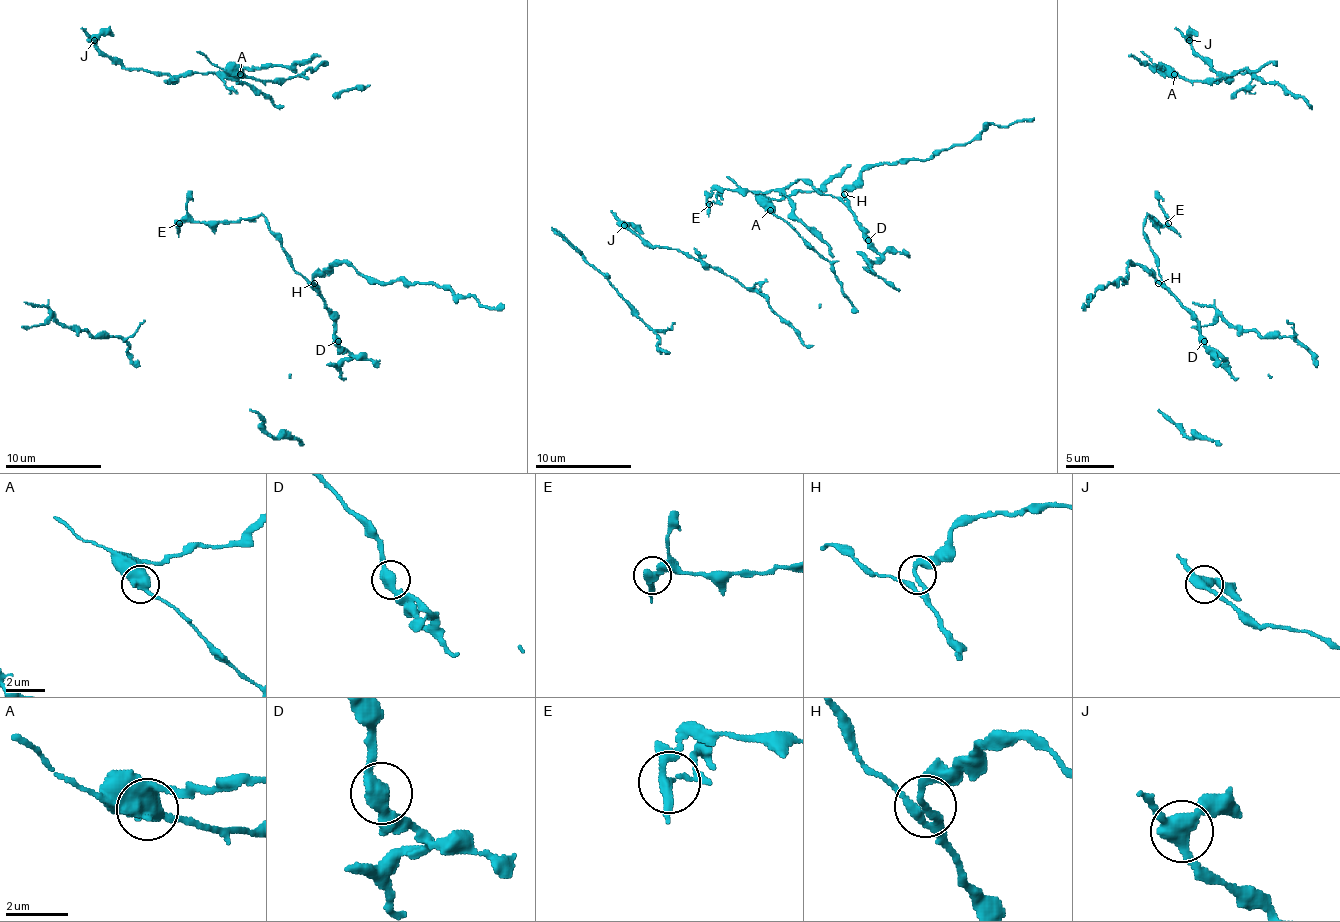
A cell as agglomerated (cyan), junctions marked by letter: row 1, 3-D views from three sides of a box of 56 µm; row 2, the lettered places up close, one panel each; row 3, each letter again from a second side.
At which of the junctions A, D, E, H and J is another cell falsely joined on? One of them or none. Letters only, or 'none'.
A

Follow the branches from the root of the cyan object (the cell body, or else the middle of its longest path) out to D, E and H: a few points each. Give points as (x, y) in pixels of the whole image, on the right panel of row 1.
D: (1156, 220), (1148, 216), (1146, 218), (1143, 235), (1156, 257), (1160, 283), (1196, 322), (1199, 336), (1204, 341)
E: (1156, 220), (1153, 223), (1168, 223)
H: (1156, 220), (1148, 216), (1146, 218), (1143, 235), (1156, 257), (1160, 276), (1158, 283)

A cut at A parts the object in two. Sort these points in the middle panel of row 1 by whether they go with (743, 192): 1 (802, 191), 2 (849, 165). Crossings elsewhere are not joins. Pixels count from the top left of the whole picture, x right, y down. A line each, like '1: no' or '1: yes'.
1: no
2: no

